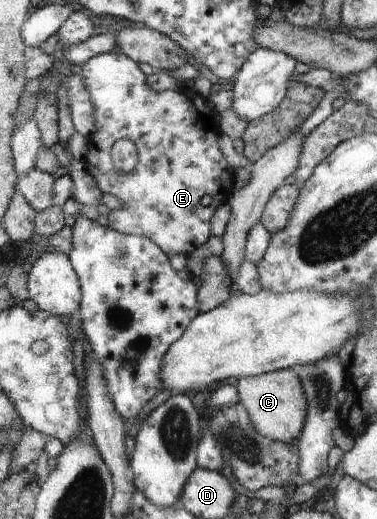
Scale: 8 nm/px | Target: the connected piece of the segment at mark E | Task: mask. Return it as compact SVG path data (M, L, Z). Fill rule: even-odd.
M119 51L97 54L79 70L94 107L96 123L96 130L86 138L88 152L84 165L102 193L117 196L124 205L109 212L107 227L122 234L149 238L168 256L188 257L212 236L210 219L219 205L229 202L234 190L233 169L219 147L219 138L223 135L220 112L211 100L199 94L189 97L176 90L152 90L137 62ZM121 138L133 141L138 151L137 163L128 172L116 172L110 156L112 145Z

